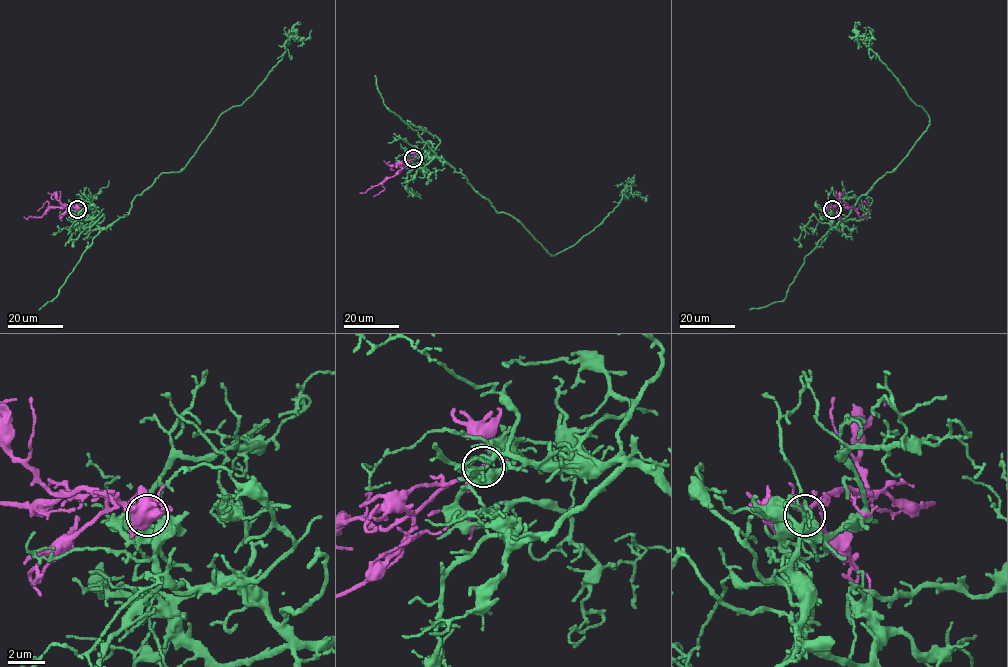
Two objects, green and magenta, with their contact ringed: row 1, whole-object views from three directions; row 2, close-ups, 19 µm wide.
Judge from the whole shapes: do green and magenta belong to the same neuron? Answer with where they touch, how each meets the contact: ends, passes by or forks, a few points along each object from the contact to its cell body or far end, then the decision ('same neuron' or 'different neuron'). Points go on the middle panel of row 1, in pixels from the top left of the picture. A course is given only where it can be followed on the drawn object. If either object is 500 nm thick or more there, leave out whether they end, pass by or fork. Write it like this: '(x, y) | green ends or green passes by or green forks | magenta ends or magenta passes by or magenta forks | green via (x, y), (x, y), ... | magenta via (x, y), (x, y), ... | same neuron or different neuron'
(413, 158) | green passes by | magenta passes by | green via (413, 158), (448, 163), (498, 213), (516, 218), (550, 255), (598, 226), (626, 187), (648, 195) | magenta via (413, 158), (396, 174), (359, 193) | different neuron

